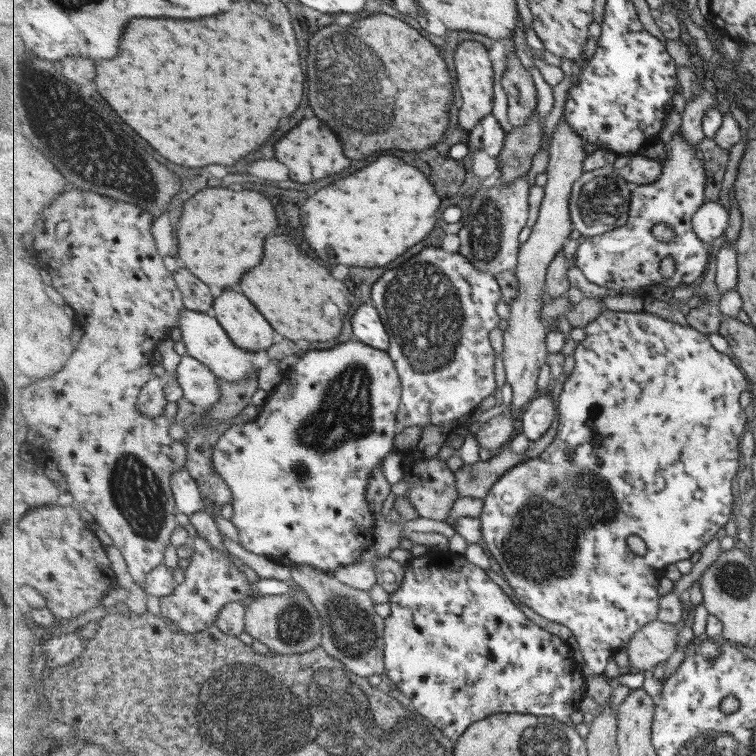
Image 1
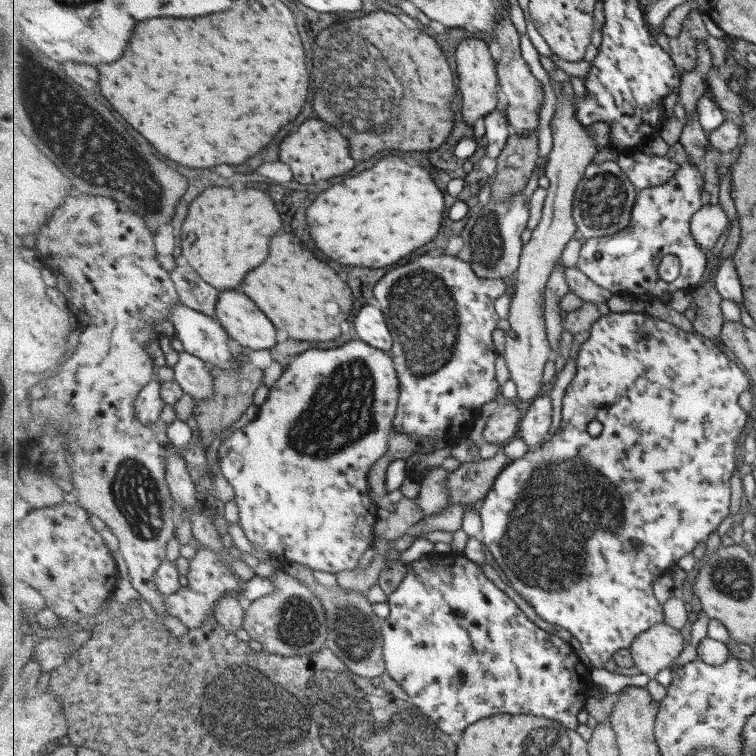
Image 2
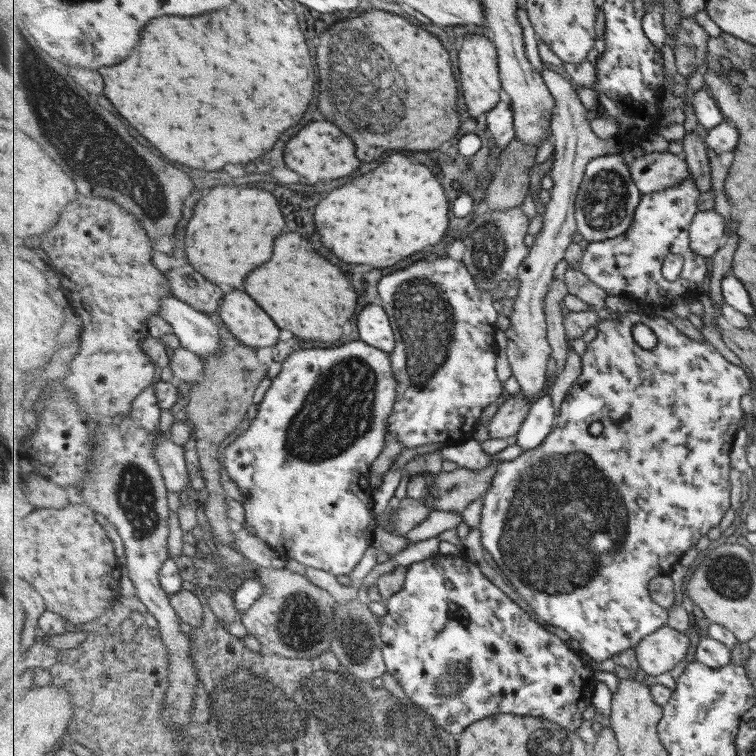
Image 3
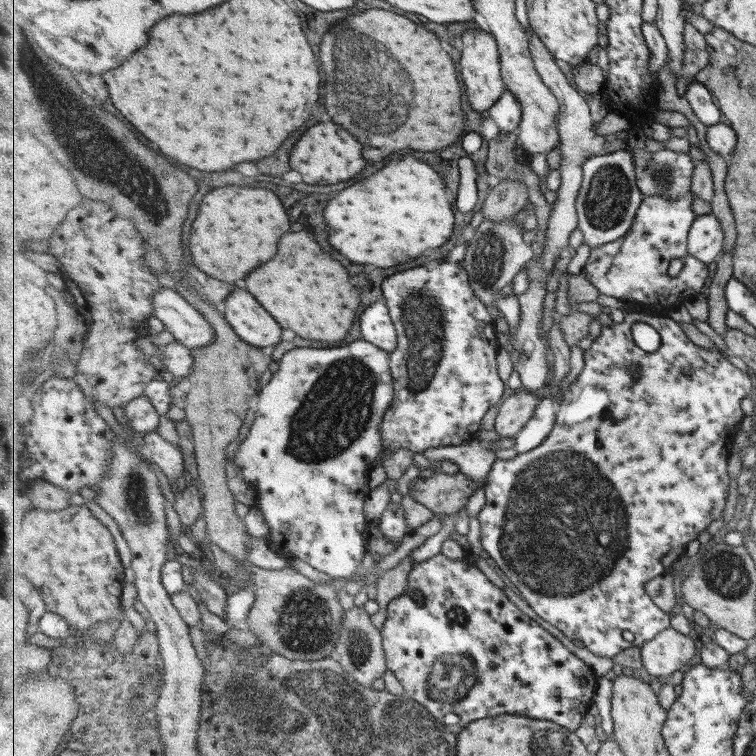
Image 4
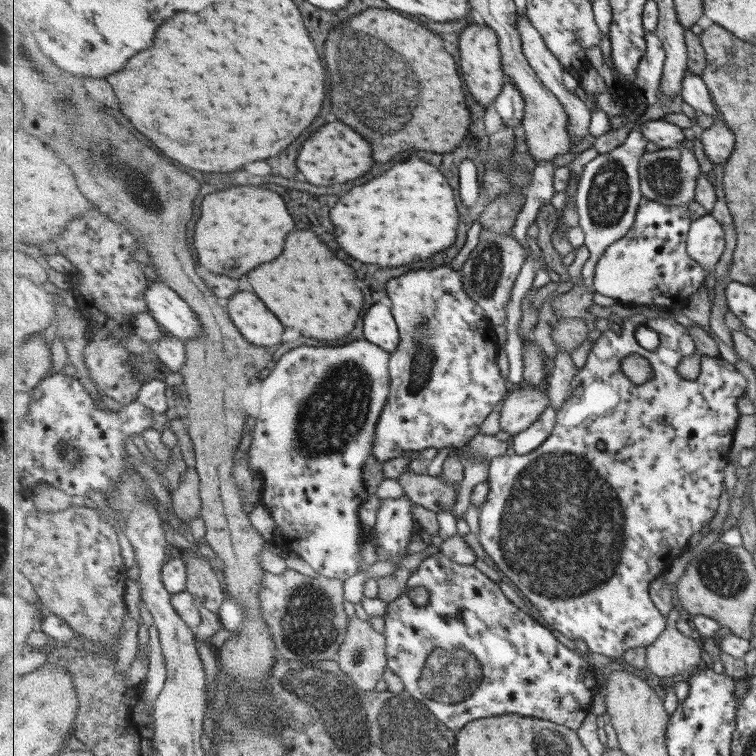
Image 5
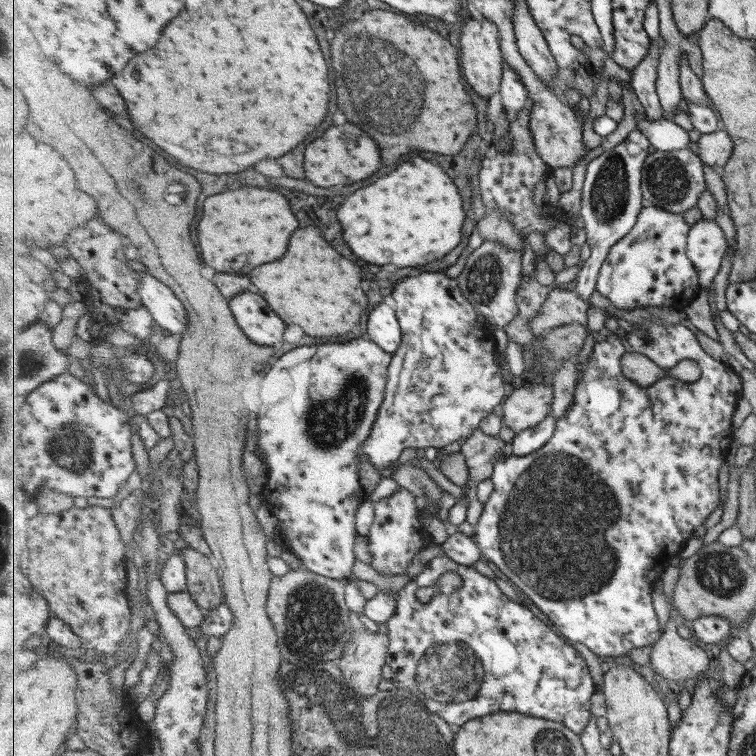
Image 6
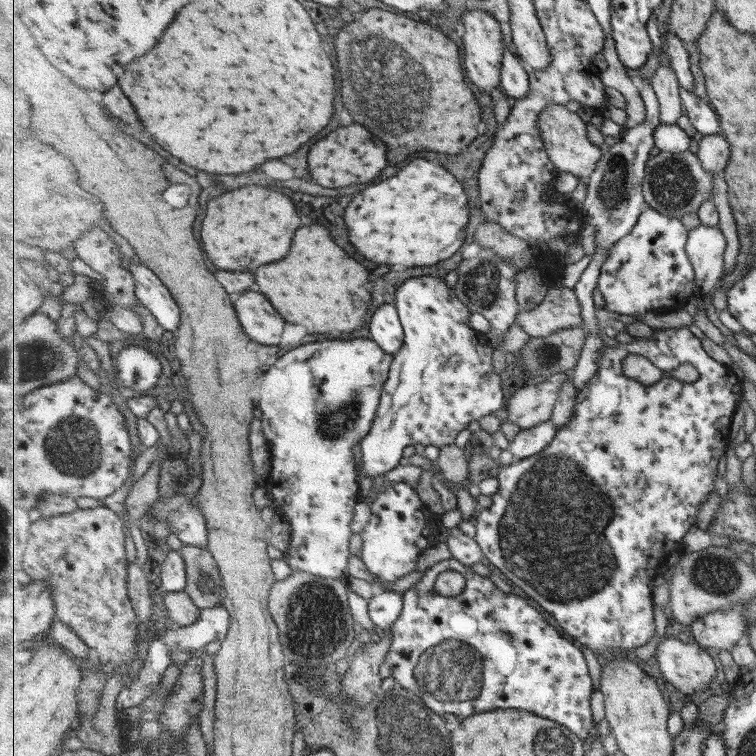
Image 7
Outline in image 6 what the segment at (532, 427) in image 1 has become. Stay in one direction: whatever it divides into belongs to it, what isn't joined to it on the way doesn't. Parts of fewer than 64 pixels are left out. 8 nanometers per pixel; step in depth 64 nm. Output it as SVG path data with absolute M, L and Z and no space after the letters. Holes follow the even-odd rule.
M550 412L537 426L516 433L509 452L517 456L527 456L540 451L553 438L557 421L556 416Z

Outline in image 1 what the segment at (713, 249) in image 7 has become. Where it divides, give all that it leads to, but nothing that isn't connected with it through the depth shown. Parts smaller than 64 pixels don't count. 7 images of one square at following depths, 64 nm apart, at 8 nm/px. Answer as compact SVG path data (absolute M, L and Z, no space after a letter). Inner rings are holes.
M709 200L695 213L692 222L694 224L695 234L698 234L703 242L711 244L719 236L725 235L727 228L730 227L730 210L727 210L718 201Z

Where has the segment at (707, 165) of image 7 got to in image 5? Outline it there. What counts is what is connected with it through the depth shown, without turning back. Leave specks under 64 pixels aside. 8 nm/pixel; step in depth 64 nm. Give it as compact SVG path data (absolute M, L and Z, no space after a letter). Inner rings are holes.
M718 121L700 136L704 153L715 165L726 164L735 150L735 134L721 124L723 122Z

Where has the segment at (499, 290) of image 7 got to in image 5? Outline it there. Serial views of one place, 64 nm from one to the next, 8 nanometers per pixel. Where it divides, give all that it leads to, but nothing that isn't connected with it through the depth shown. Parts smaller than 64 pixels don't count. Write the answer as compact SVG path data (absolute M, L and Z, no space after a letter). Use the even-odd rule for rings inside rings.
M481 229L479 243L471 251L462 266L463 286L467 293L485 310L493 324L507 324L507 304L511 302L511 290L517 282L517 276L527 260L527 250L519 244L510 232L499 234L492 230Z

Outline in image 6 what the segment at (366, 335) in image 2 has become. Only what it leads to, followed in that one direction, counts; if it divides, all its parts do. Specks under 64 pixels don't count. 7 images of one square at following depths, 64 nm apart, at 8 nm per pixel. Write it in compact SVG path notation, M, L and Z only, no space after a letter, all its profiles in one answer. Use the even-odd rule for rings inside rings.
M379 304L369 318L369 339L392 355L402 344L403 331L398 314L389 304Z

